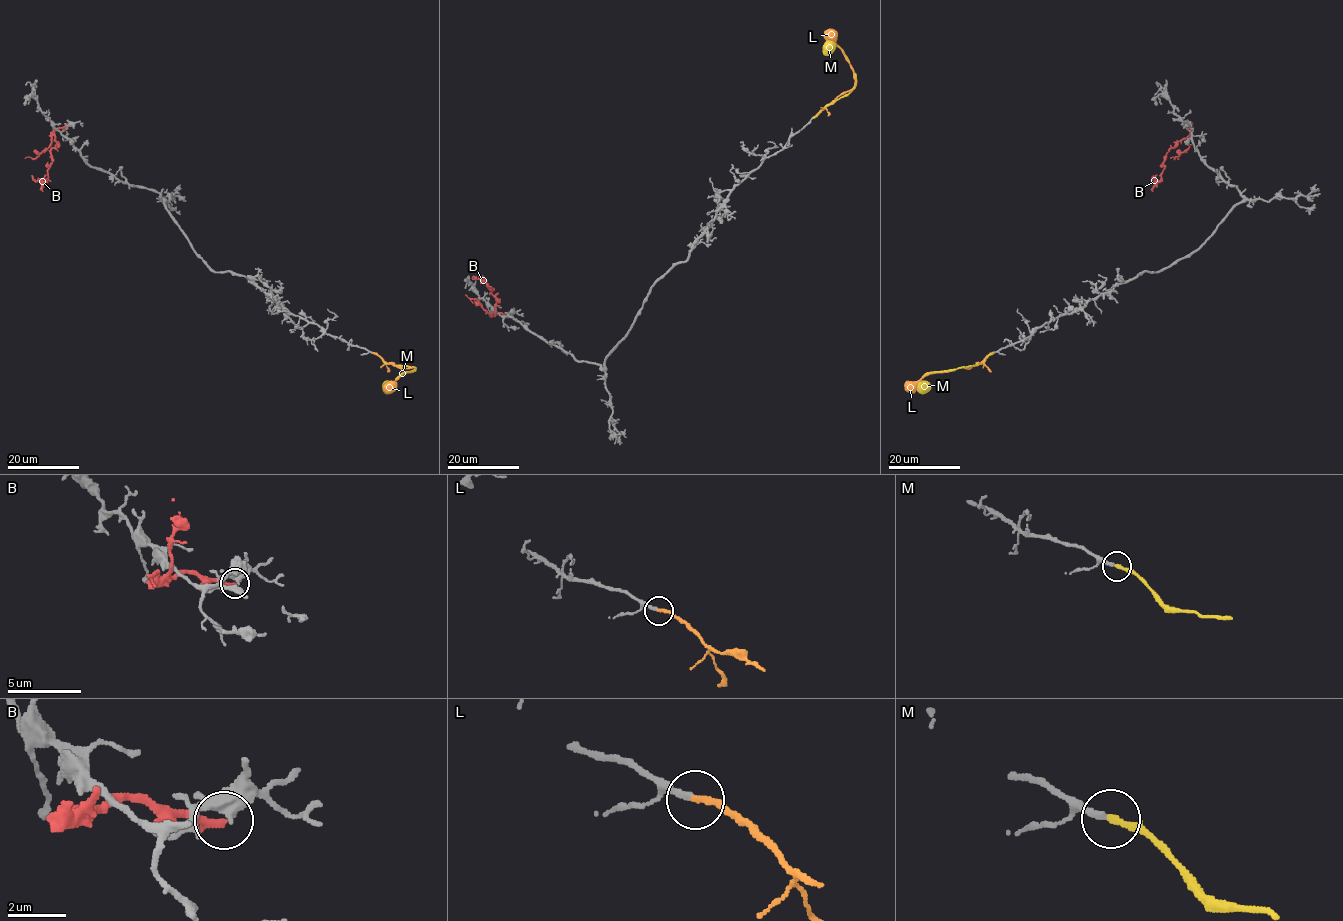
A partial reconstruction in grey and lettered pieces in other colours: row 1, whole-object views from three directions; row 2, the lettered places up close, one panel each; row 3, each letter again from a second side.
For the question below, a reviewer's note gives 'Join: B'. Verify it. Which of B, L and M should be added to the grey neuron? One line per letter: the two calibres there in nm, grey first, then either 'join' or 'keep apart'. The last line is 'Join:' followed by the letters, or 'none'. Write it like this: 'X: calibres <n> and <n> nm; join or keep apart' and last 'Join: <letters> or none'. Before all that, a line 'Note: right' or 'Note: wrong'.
Note: wrong
B: calibres 400 and 280 nm; keep apart
L: calibres 200 and 220 nm; keep apart
M: calibres 200 and 240 nm; join
Join: M

